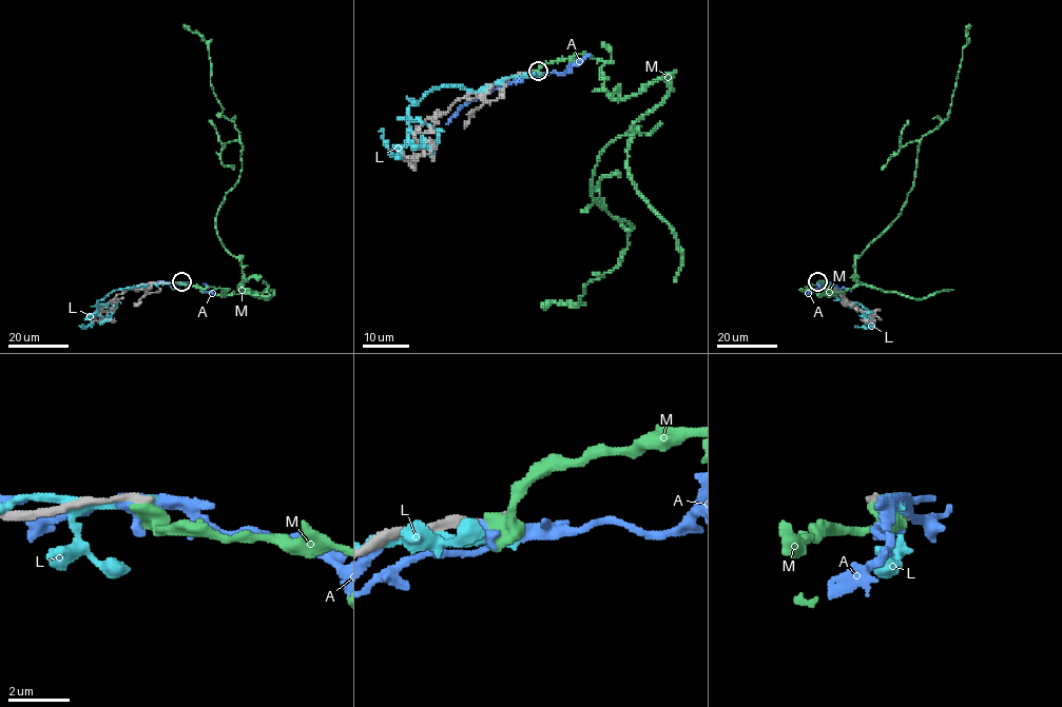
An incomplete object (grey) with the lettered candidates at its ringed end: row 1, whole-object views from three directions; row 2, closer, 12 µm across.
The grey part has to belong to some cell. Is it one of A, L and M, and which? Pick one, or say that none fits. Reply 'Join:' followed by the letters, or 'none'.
Join: none

